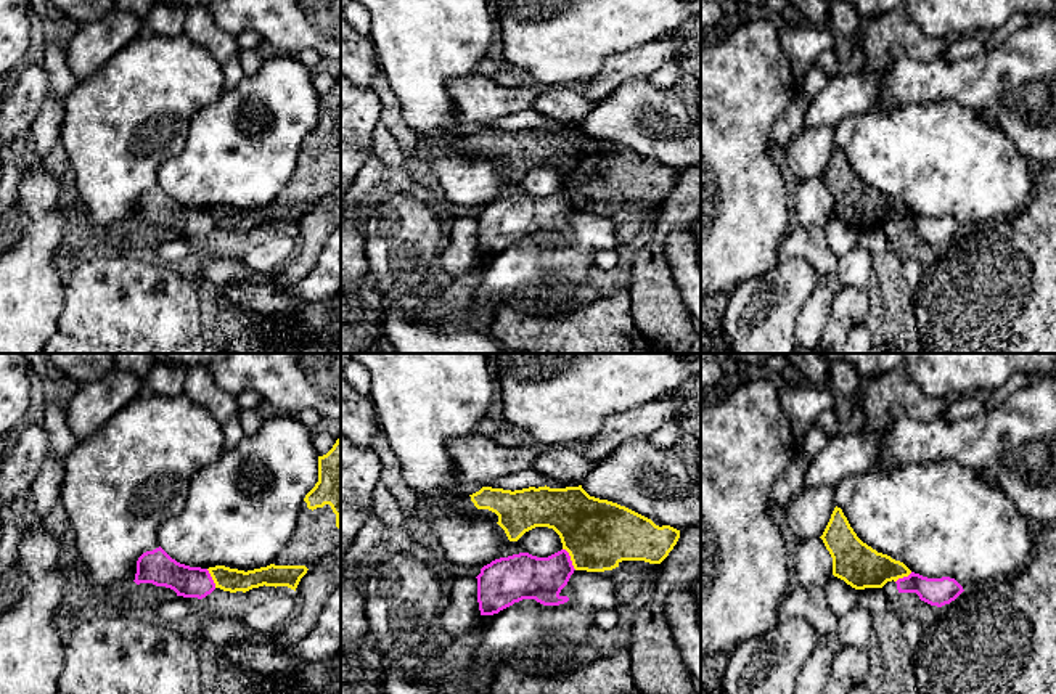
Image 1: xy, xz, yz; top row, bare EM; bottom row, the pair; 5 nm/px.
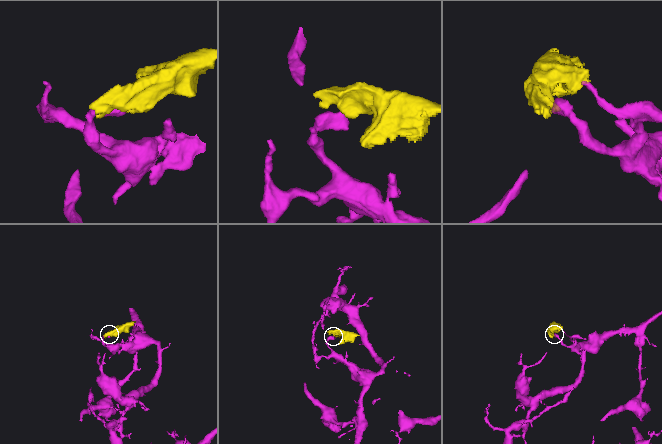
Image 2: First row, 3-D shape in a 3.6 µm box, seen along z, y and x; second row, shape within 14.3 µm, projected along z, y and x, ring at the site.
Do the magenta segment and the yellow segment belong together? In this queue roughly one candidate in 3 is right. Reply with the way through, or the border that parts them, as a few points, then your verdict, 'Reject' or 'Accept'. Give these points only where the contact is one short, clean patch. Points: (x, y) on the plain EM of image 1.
Boundary: xz (563, 188), (576, 209). Reject

